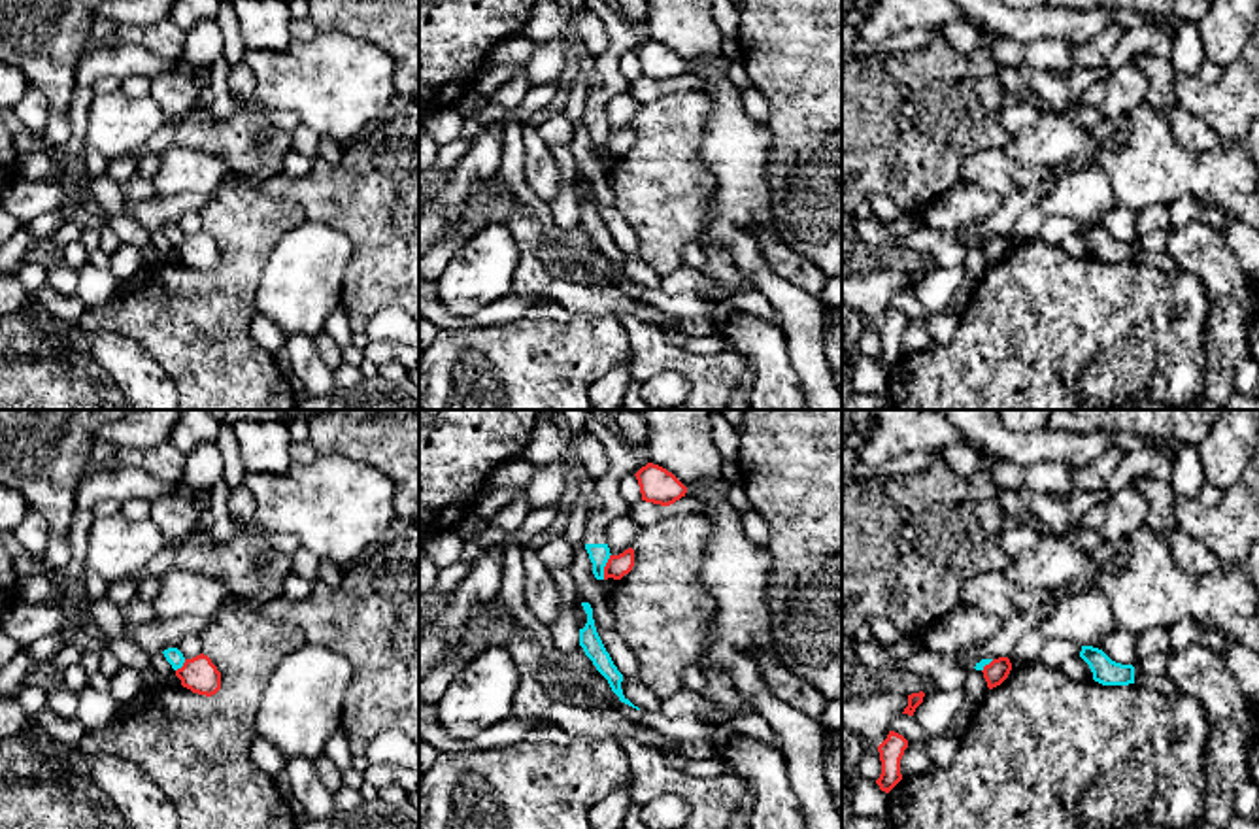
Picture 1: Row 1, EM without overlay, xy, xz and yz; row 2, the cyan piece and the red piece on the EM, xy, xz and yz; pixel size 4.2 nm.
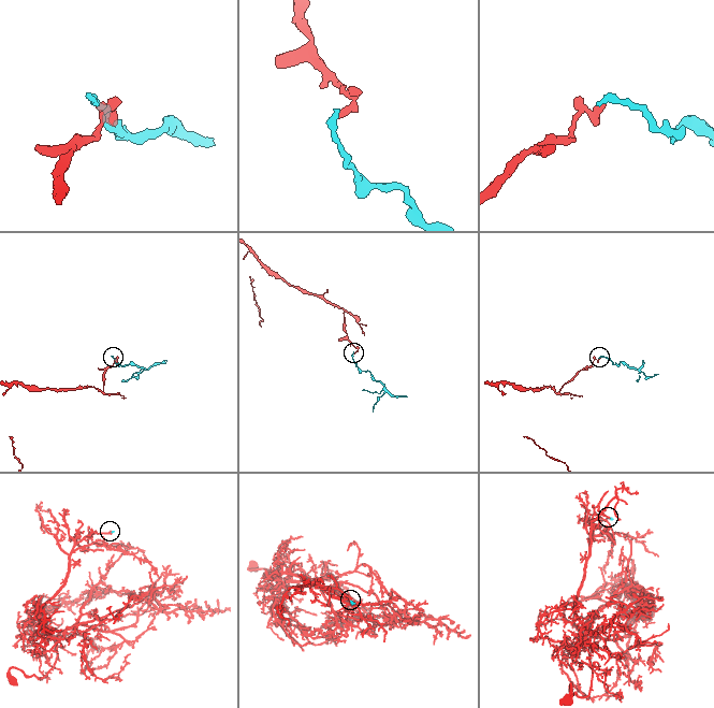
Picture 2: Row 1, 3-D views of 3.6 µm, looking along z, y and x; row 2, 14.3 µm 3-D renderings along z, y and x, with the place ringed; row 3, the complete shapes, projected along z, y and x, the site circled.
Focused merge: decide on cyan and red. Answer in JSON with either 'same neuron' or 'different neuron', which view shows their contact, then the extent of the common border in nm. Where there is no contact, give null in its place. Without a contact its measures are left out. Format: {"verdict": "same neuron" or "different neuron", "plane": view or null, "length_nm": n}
{"verdict": "different neuron", "plane": "xz", "length_nm": 120}

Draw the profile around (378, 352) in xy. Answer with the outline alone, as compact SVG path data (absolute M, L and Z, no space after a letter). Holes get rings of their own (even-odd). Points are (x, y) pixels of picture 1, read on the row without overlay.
M368 342L362 349L364 359L376 363L378 366L396 361L410 372L419 366L419 347L396 344L396 342Z

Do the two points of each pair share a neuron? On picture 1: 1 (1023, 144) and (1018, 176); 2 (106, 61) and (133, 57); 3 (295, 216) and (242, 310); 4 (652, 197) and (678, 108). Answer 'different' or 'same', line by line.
1: different
2: same
3: same
4: same

